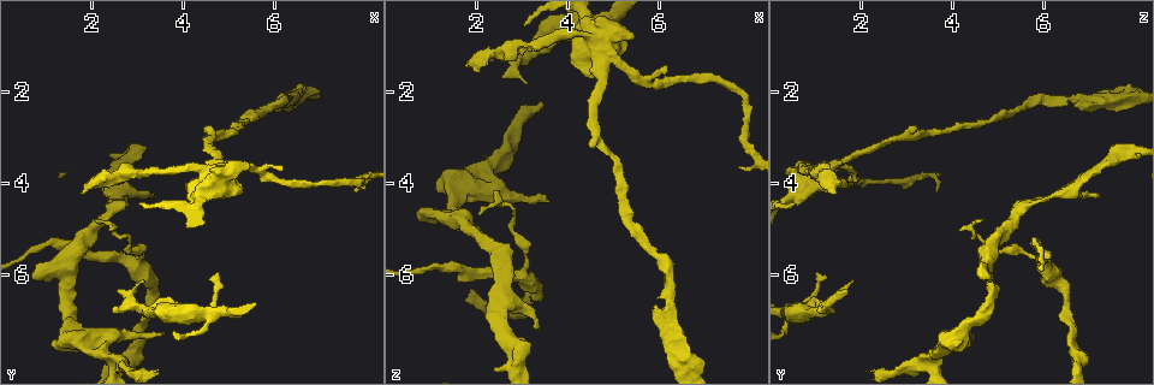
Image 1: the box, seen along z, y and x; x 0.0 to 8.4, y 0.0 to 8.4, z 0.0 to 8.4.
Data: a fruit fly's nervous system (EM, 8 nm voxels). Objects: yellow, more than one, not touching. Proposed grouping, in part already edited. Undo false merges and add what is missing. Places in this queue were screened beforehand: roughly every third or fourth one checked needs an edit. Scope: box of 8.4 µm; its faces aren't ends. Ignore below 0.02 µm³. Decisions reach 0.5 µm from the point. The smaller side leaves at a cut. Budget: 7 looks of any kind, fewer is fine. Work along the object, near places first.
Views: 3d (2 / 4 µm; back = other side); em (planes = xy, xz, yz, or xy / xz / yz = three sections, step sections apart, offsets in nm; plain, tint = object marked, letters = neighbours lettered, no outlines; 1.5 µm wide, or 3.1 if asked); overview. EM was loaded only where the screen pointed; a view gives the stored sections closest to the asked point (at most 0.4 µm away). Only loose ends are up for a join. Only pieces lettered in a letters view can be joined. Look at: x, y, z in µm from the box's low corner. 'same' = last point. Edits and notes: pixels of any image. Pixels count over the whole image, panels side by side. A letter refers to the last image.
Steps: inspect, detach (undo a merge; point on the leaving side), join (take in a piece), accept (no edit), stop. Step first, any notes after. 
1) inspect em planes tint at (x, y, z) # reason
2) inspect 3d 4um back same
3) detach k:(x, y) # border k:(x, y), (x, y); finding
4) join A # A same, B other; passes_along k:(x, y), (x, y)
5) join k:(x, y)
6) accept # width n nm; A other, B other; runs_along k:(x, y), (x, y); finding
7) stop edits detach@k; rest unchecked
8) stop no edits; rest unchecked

inspect em planes letters at (4.50, 3.75, 0.85) # arms run side by side

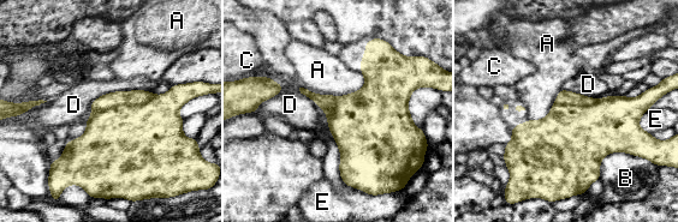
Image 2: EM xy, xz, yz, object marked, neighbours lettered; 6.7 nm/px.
detach 2:(132, 97) # A other, B other, C other, D other, E other; border 2:(154, 95), (141, 103), (93, 113); a second neuron is stuck on

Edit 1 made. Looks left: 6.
inspect em xy step 4 plain at (2.50, 6.85, 1.10) # an open end

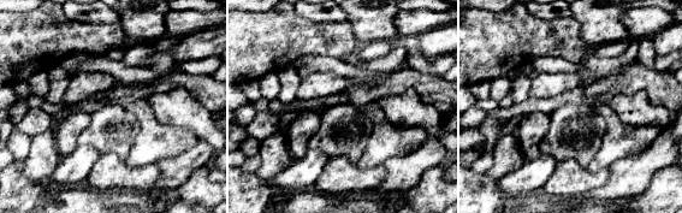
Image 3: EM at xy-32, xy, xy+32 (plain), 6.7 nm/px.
inspect em xy step 4 letters same # see the neighbours

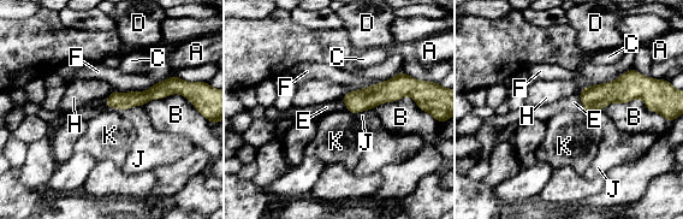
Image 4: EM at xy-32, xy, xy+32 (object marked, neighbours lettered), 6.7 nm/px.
accept # A other, B other, C other, D other, E other, F other, H other, J other, K other; border 4:(346, 108), (355, 114); no lettered piece goes on from it

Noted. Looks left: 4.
inspect 3d 4um back at (0.65, 6.10, 4.75) # an open end

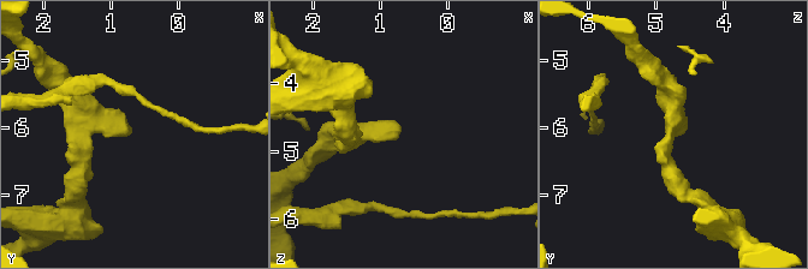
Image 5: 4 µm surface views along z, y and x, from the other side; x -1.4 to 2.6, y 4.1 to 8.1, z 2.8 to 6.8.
inspect em xz step 8 letters at (0.70, 6.10, 4.75) # now the EM

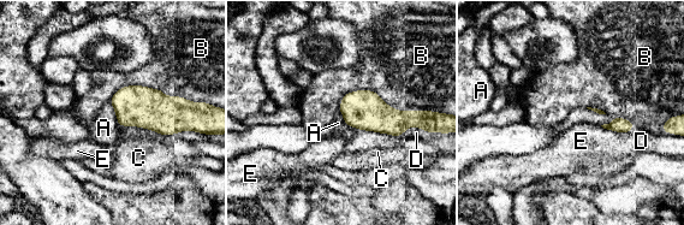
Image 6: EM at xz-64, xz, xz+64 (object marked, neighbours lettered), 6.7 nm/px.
accept # A other, B other, C other, D other, E other; border 6:(338, 107), (374, 90), (424, 111); no lettered piece goes on from it

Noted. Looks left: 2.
stop edits detach@2; rest unchecked

